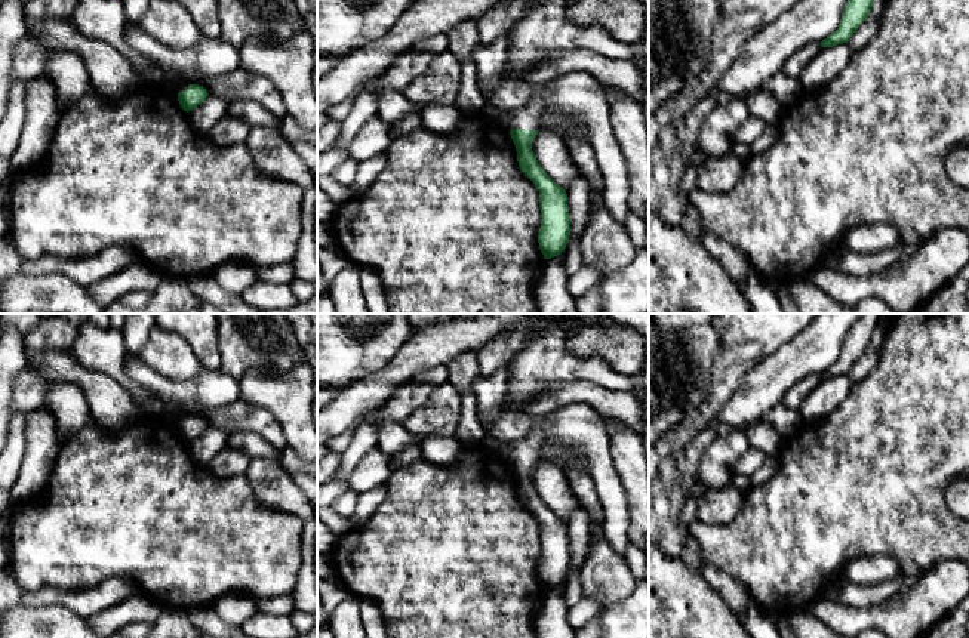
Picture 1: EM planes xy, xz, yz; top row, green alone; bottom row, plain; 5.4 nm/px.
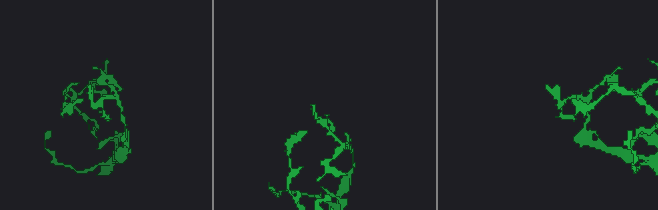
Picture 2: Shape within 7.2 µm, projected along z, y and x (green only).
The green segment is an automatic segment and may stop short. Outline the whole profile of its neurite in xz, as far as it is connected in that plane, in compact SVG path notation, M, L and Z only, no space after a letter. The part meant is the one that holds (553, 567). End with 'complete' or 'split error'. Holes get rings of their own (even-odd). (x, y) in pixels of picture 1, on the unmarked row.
M535 426L527 437L511 443L510 466L516 477L520 502L539 523L542 552L538 574L544 591L551 591L565 583L569 574L570 548L566 523L545 505L532 483L541 444L542 432Z; split error

